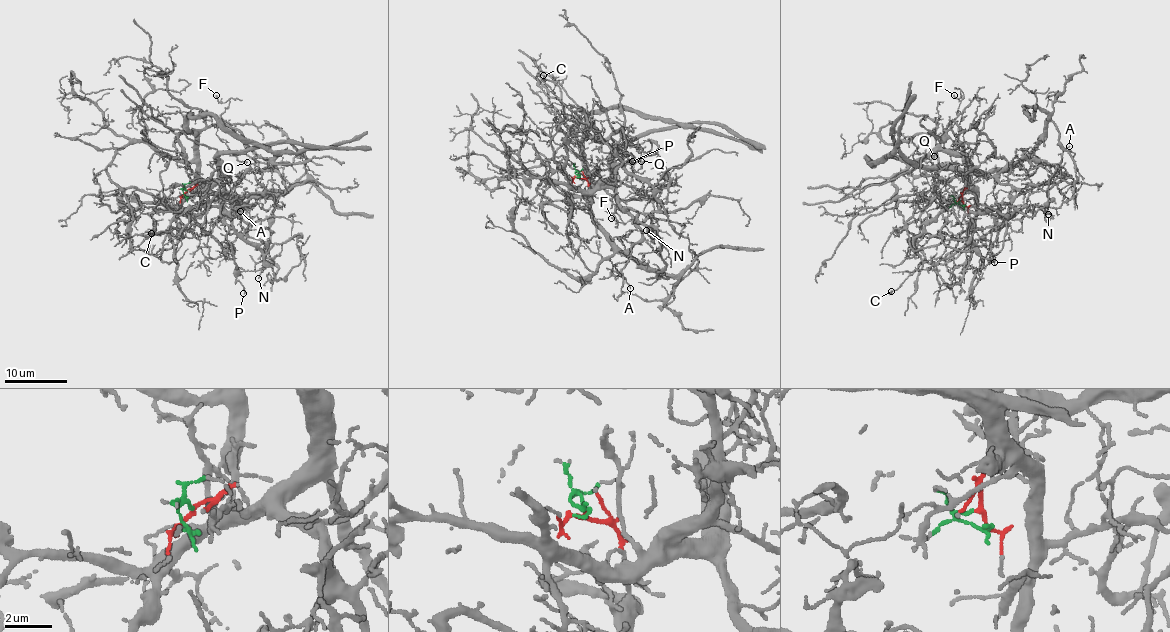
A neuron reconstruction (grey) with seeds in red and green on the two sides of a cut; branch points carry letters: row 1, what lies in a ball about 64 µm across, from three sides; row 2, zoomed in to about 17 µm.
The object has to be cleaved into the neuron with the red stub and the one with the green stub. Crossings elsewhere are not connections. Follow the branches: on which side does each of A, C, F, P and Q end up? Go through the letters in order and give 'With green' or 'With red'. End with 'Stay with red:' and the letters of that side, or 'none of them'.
A: With green
C: With green
F: With red
P: With green
Q: With red
Stay with red: F, Q

